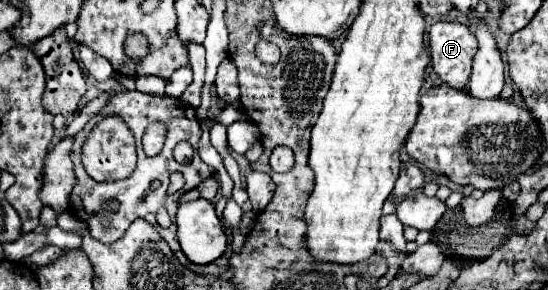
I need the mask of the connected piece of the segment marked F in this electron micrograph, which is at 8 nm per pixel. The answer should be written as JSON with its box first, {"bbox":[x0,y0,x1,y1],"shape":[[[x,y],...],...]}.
{"bbox":[429,22,477,88],"shape":[[[435,22],[429,30],[429,54],[431,54],[431,72],[429,78],[435,86],[449,84],[453,88],[465,88],[471,76],[471,60],[477,52],[477,40],[465,24],[459,22]]]}

